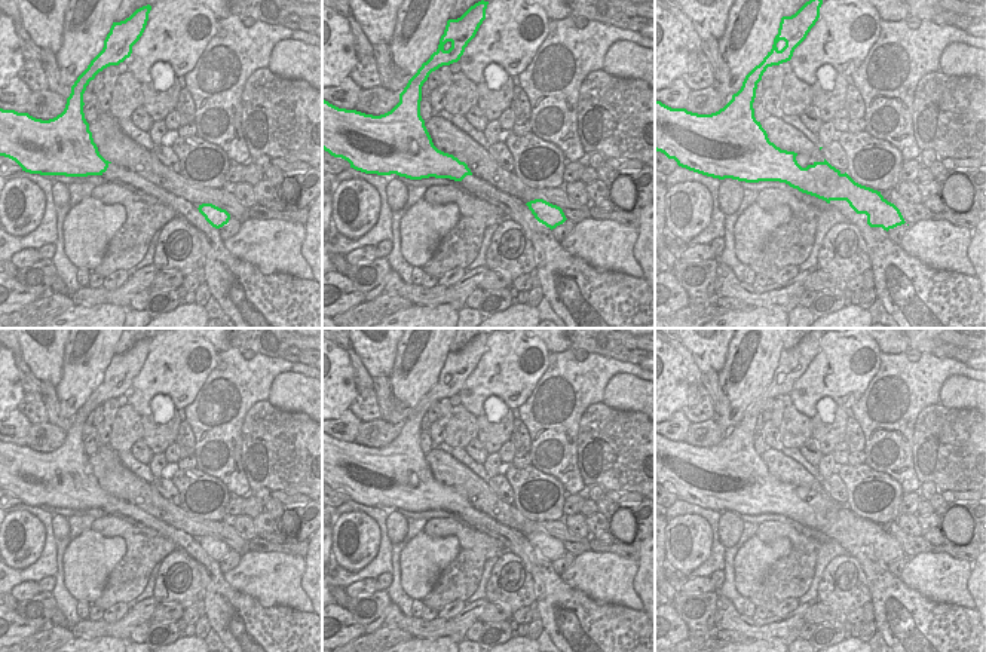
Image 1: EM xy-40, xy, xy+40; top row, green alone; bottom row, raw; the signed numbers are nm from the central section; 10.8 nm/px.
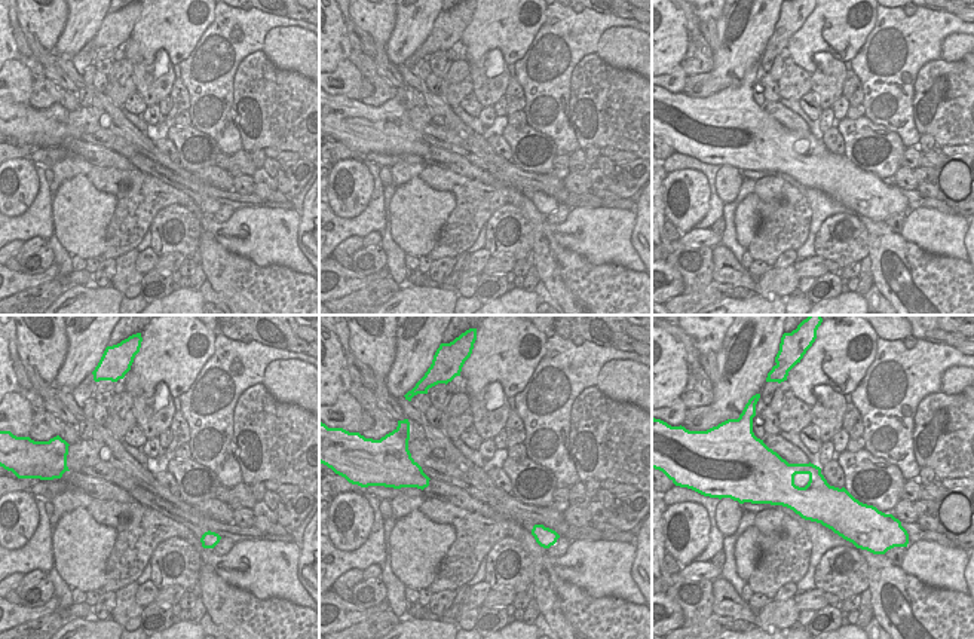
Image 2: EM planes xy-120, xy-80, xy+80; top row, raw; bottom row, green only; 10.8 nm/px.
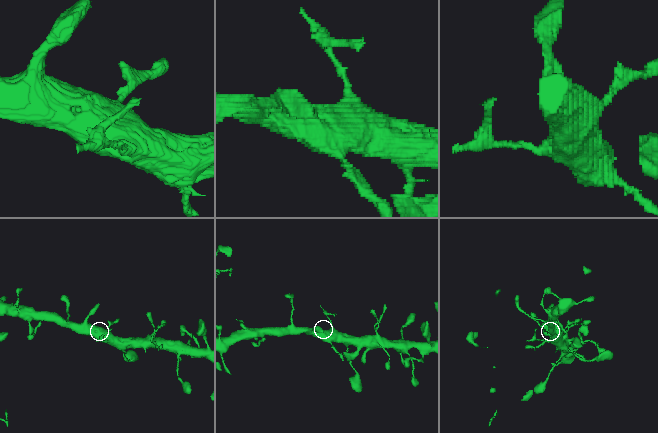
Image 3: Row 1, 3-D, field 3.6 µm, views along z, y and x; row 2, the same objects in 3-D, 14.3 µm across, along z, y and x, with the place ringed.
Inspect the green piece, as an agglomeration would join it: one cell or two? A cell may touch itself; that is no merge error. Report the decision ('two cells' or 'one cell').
one cell

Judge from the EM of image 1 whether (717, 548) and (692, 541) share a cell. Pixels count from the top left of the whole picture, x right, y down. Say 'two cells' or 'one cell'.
two cells

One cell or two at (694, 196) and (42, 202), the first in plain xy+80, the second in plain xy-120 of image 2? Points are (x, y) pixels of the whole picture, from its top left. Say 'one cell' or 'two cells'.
two cells

